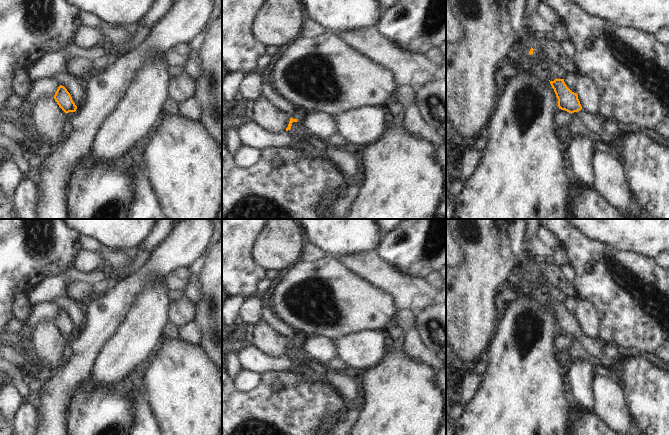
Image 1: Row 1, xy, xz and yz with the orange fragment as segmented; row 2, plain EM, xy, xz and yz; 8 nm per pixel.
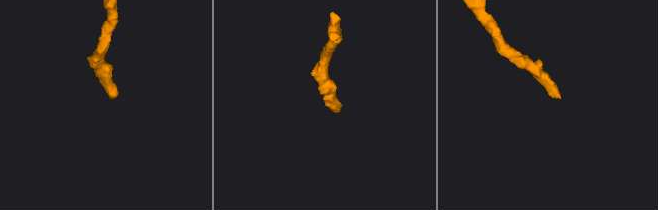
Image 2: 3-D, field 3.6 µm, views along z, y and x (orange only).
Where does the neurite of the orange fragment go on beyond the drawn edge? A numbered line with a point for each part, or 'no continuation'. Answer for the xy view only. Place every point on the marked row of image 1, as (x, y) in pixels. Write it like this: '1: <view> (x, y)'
1: xy (66, 130)

